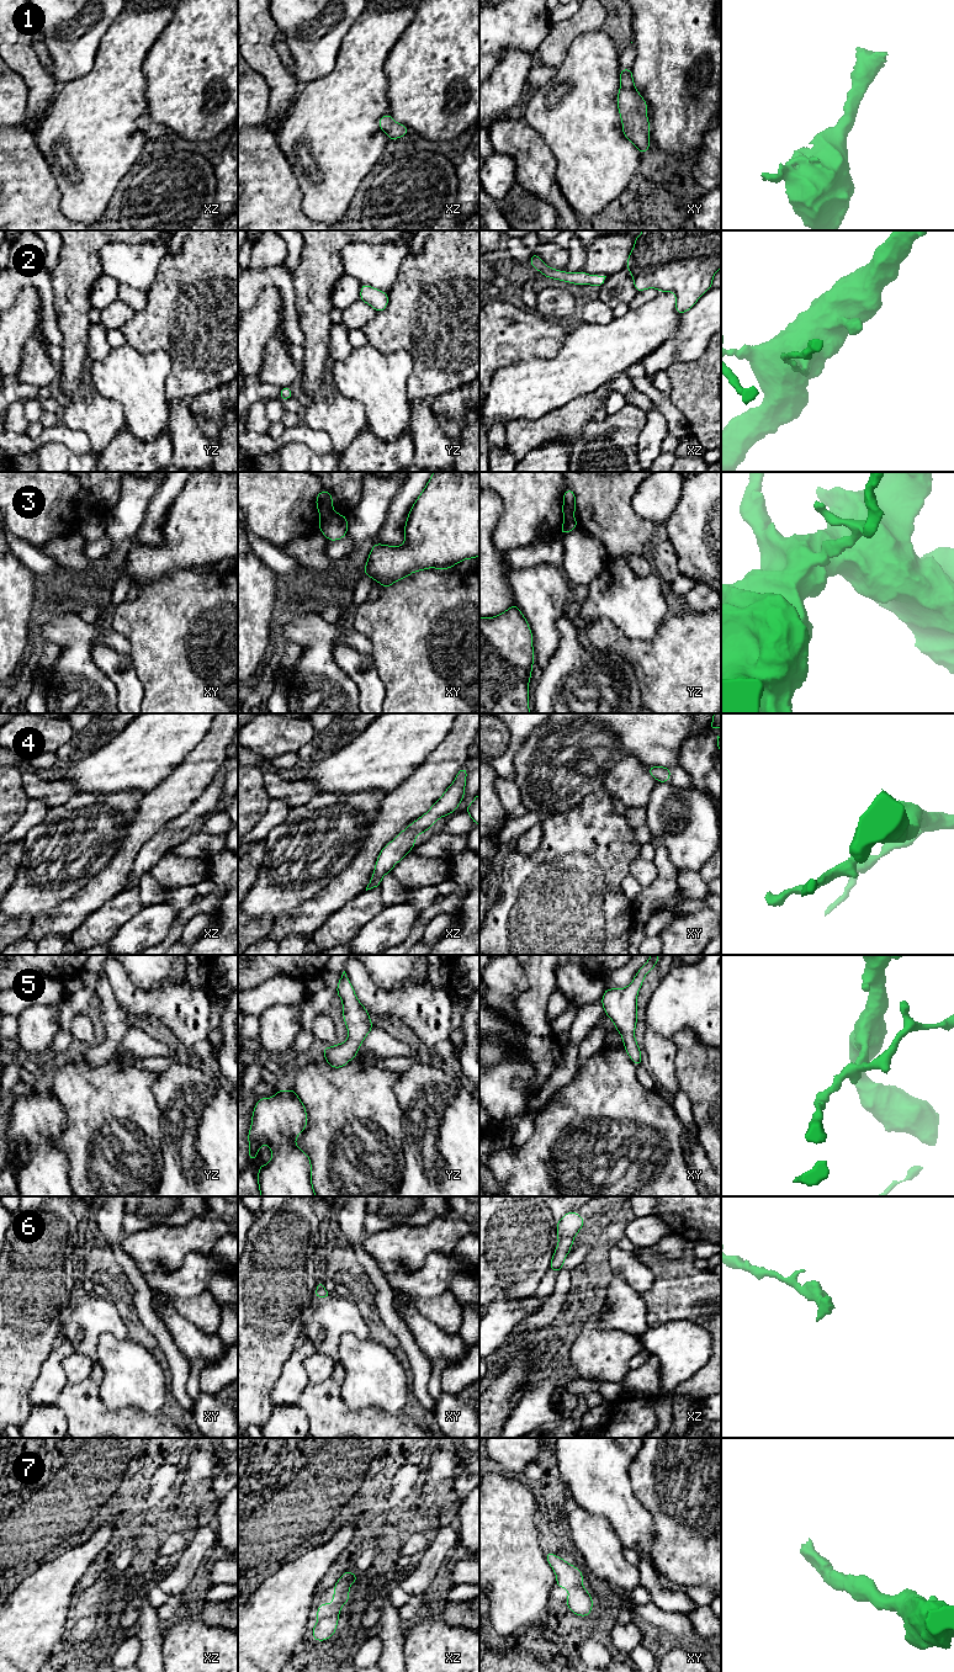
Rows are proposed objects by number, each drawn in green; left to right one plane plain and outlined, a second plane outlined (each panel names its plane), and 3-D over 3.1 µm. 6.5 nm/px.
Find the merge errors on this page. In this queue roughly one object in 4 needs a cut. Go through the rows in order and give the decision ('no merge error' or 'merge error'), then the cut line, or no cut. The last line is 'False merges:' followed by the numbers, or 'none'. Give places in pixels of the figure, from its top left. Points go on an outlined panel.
1: no merge error | no cut
2: no merge error | no cut
3: merge error | xy (334, 511), (322, 516)
4: no merge error | no cut
5: no merge error | no cut
6: no merge error | no cut
7: no merge error | no cut
False merges: 3

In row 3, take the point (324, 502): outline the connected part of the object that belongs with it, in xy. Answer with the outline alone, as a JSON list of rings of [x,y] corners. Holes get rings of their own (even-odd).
[[[323,489],[316,498],[317,510],[320,516],[330,515],[334,513],[332,494]]]

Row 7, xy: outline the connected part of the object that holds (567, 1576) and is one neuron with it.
[[[546,1552],[545,1556],[556,1573],[557,1586],[569,1591],[566,1601],[569,1610],[579,1617],[588,1617],[593,1608],[593,1598],[582,1586],[583,1573],[581,1570],[552,1552]]]

